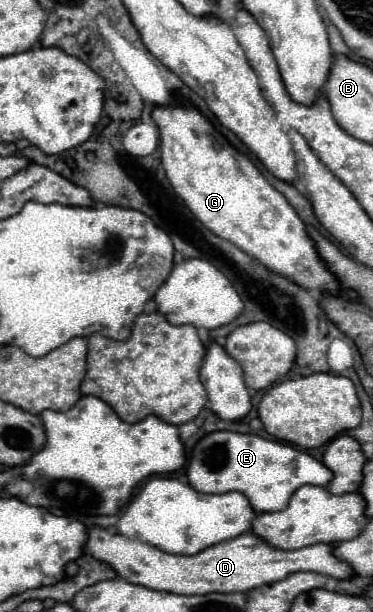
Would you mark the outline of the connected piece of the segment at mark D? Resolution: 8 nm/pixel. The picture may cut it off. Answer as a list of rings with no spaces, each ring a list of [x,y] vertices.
[[[92,527],[90,539],[86,543],[86,553],[94,559],[110,563],[114,571],[136,585],[144,585],[156,591],[170,591],[178,595],[208,595],[208,593],[234,593],[242,591],[248,593],[256,587],[286,579],[290,573],[298,571],[314,571],[320,575],[328,575],[334,579],[352,579],[356,573],[346,563],[334,555],[334,547],[328,543],[316,543],[294,551],[284,551],[268,545],[262,537],[254,535],[252,531],[242,533],[230,541],[216,543],[198,555],[170,555],[152,547],[148,543],[126,539],[122,535],[114,535],[106,529]]]

